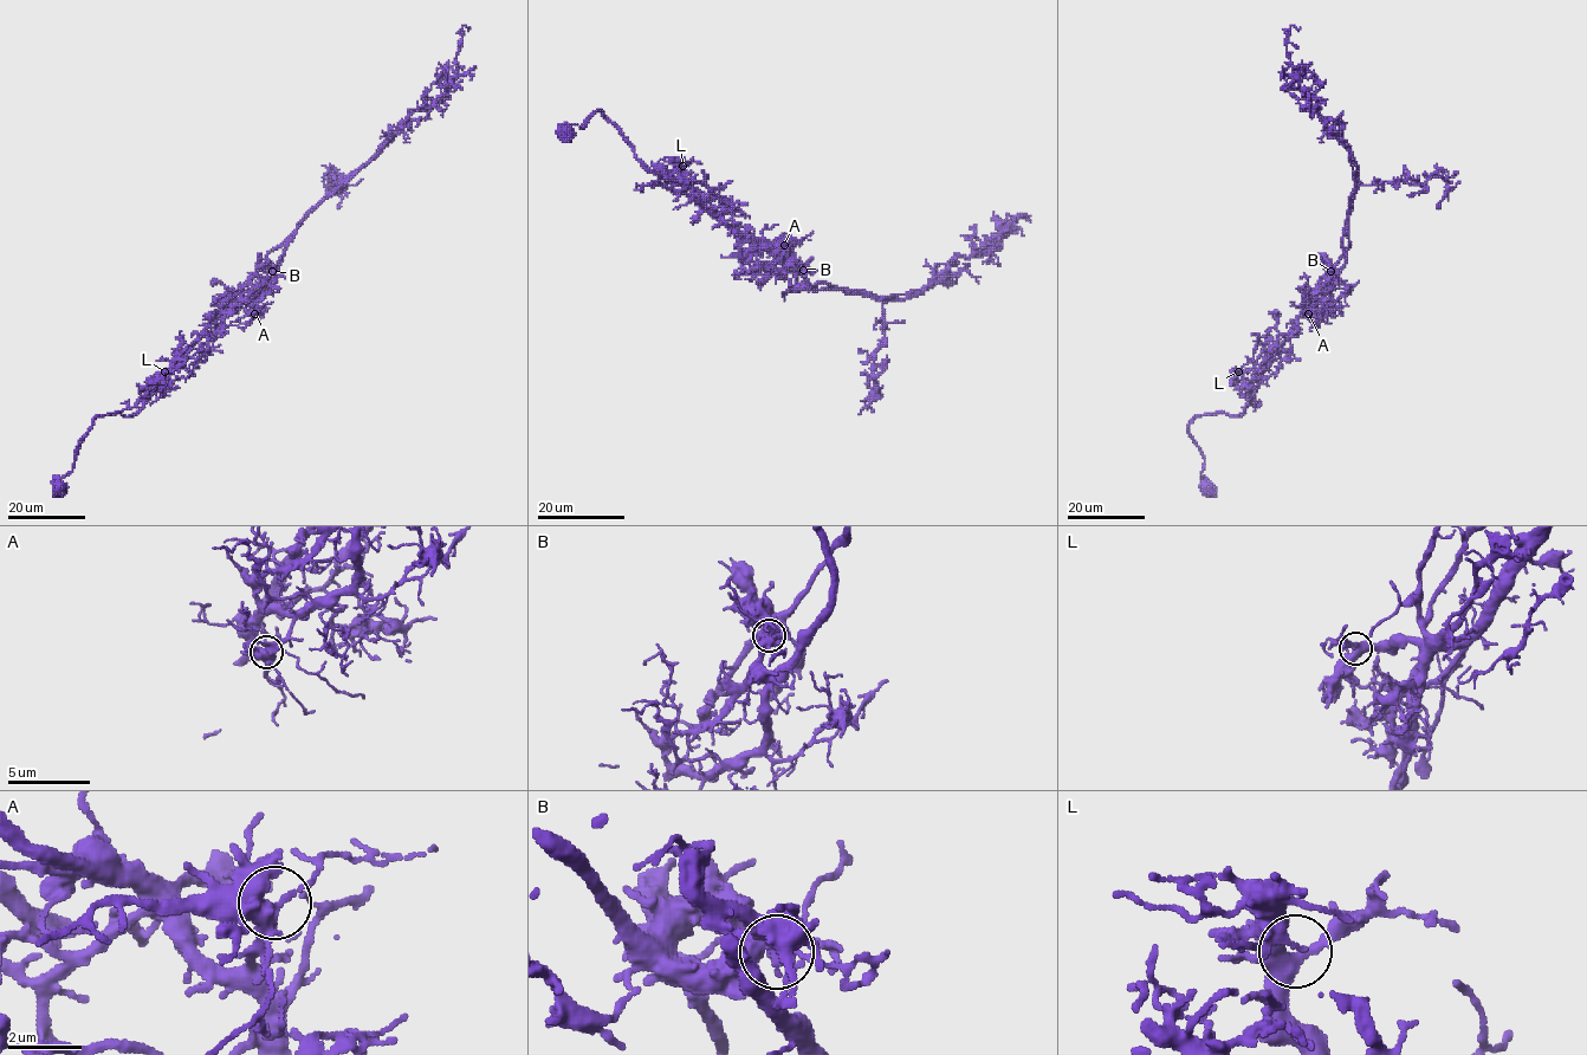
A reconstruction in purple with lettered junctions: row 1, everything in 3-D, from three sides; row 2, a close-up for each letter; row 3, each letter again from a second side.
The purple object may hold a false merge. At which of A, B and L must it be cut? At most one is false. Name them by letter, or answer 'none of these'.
B

